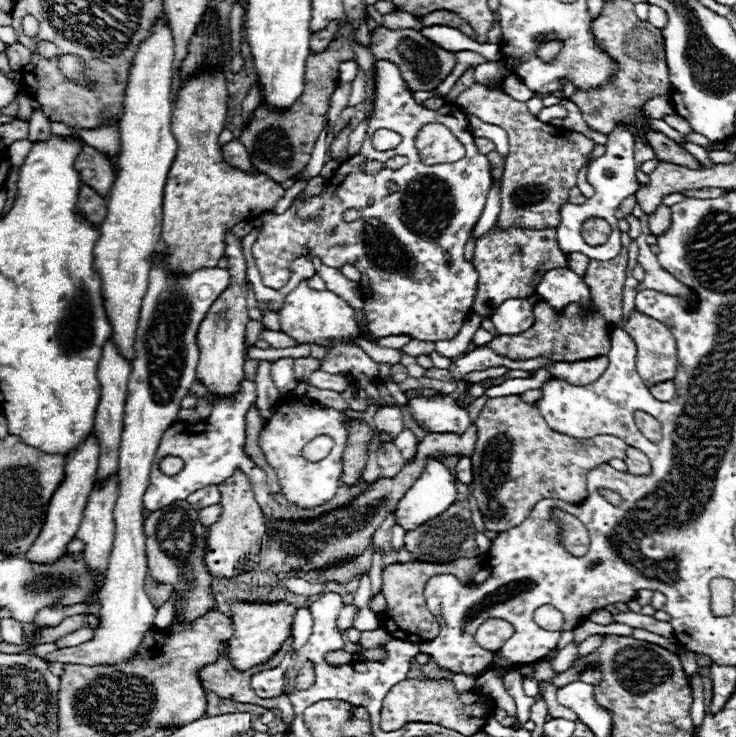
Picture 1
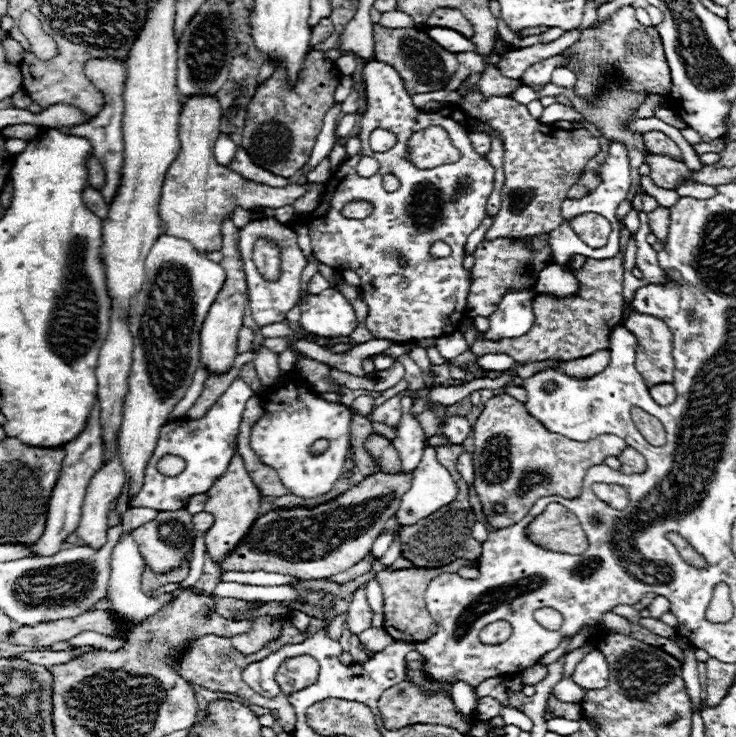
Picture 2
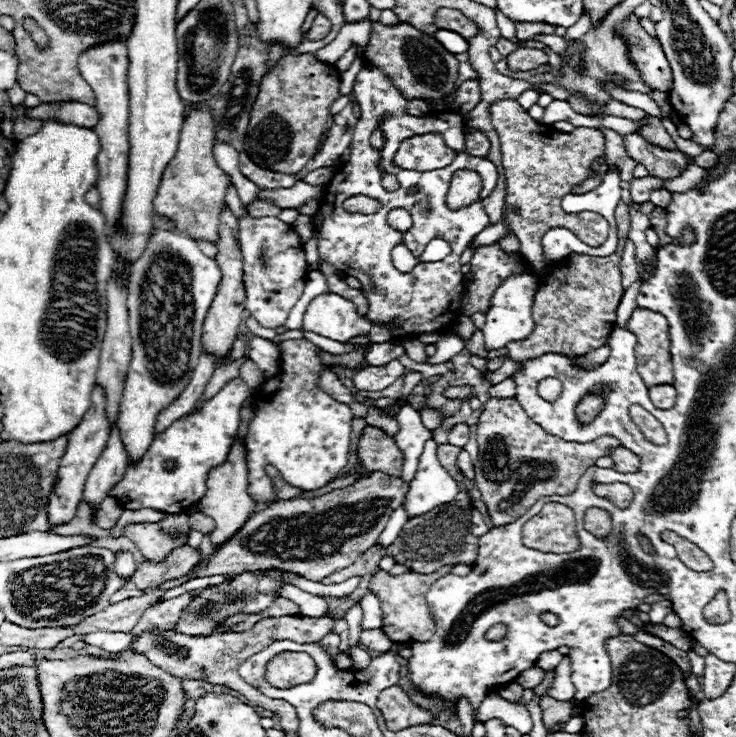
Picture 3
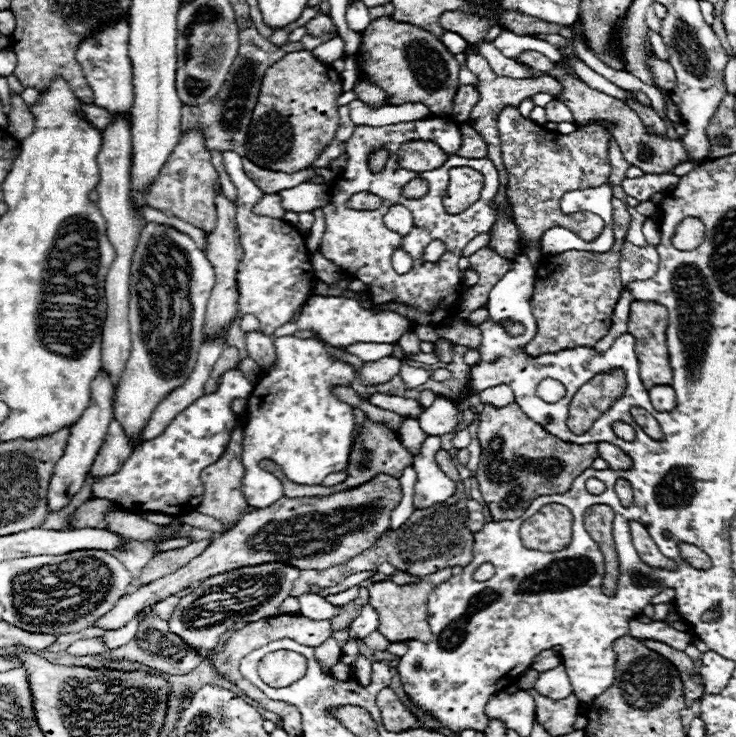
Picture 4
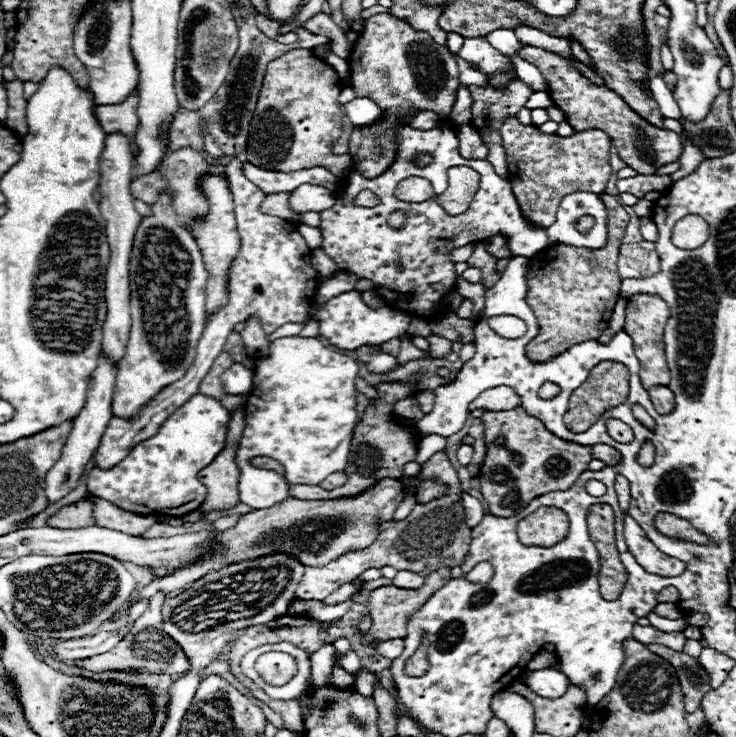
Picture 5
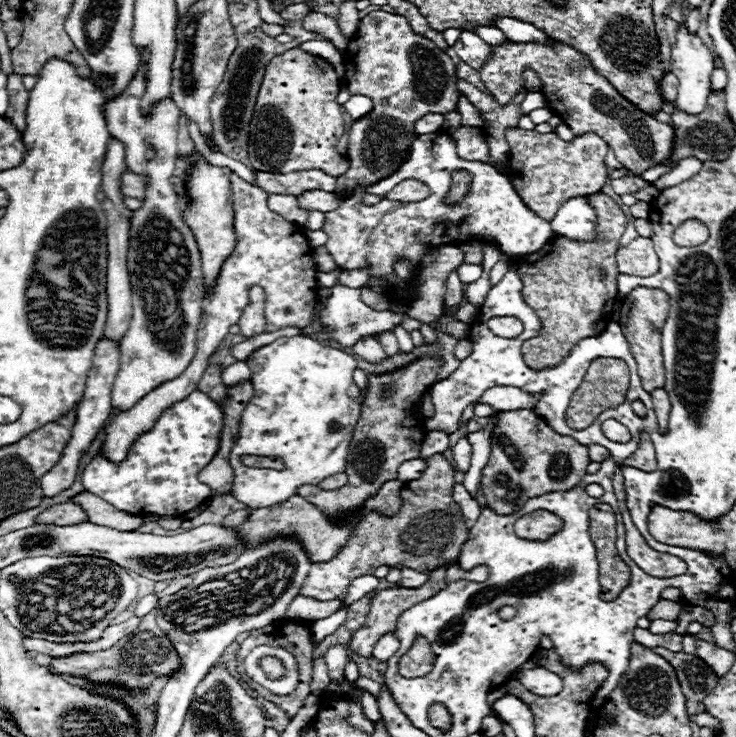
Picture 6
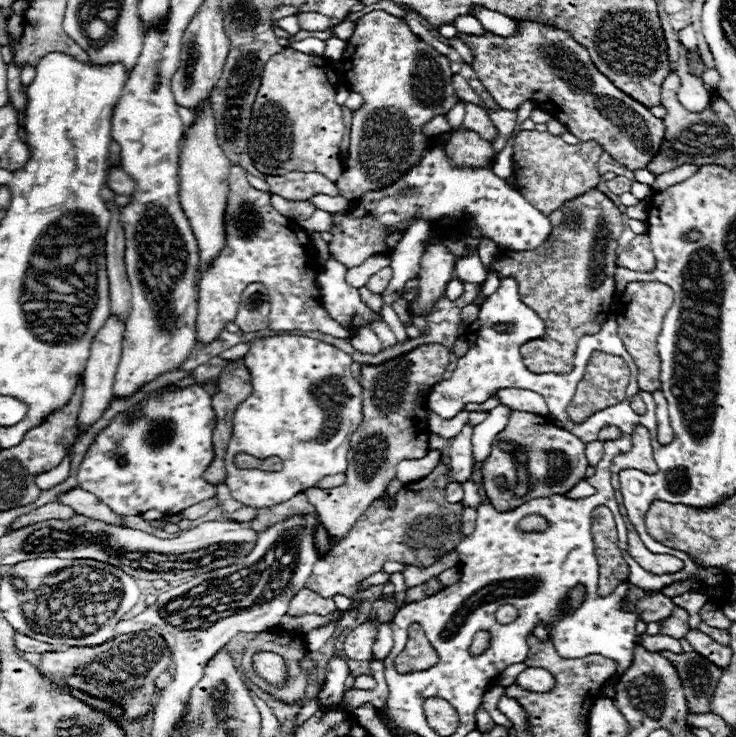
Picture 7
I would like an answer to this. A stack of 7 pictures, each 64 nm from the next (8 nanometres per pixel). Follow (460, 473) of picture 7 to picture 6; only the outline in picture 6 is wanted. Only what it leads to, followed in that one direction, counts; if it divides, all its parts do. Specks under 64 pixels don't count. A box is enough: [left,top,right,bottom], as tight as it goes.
[452,436,472,472]

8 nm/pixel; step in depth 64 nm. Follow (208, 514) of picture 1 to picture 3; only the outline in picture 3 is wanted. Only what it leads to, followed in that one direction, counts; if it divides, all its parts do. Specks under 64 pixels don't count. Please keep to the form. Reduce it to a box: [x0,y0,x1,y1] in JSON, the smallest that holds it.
[188,512,214,534]

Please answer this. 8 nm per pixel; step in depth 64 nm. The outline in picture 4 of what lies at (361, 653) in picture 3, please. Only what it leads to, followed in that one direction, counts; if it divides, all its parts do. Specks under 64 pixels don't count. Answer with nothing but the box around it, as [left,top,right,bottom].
[354,654,372,684]

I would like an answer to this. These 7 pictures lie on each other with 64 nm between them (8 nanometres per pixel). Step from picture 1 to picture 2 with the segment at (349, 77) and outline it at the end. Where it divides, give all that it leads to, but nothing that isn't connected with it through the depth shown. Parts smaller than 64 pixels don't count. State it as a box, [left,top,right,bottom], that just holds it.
[336,54,356,76]

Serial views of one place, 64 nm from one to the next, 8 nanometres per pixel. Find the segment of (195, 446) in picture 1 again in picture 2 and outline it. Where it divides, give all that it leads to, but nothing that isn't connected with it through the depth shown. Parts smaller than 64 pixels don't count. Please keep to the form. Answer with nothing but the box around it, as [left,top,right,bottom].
[136,378,254,510]

